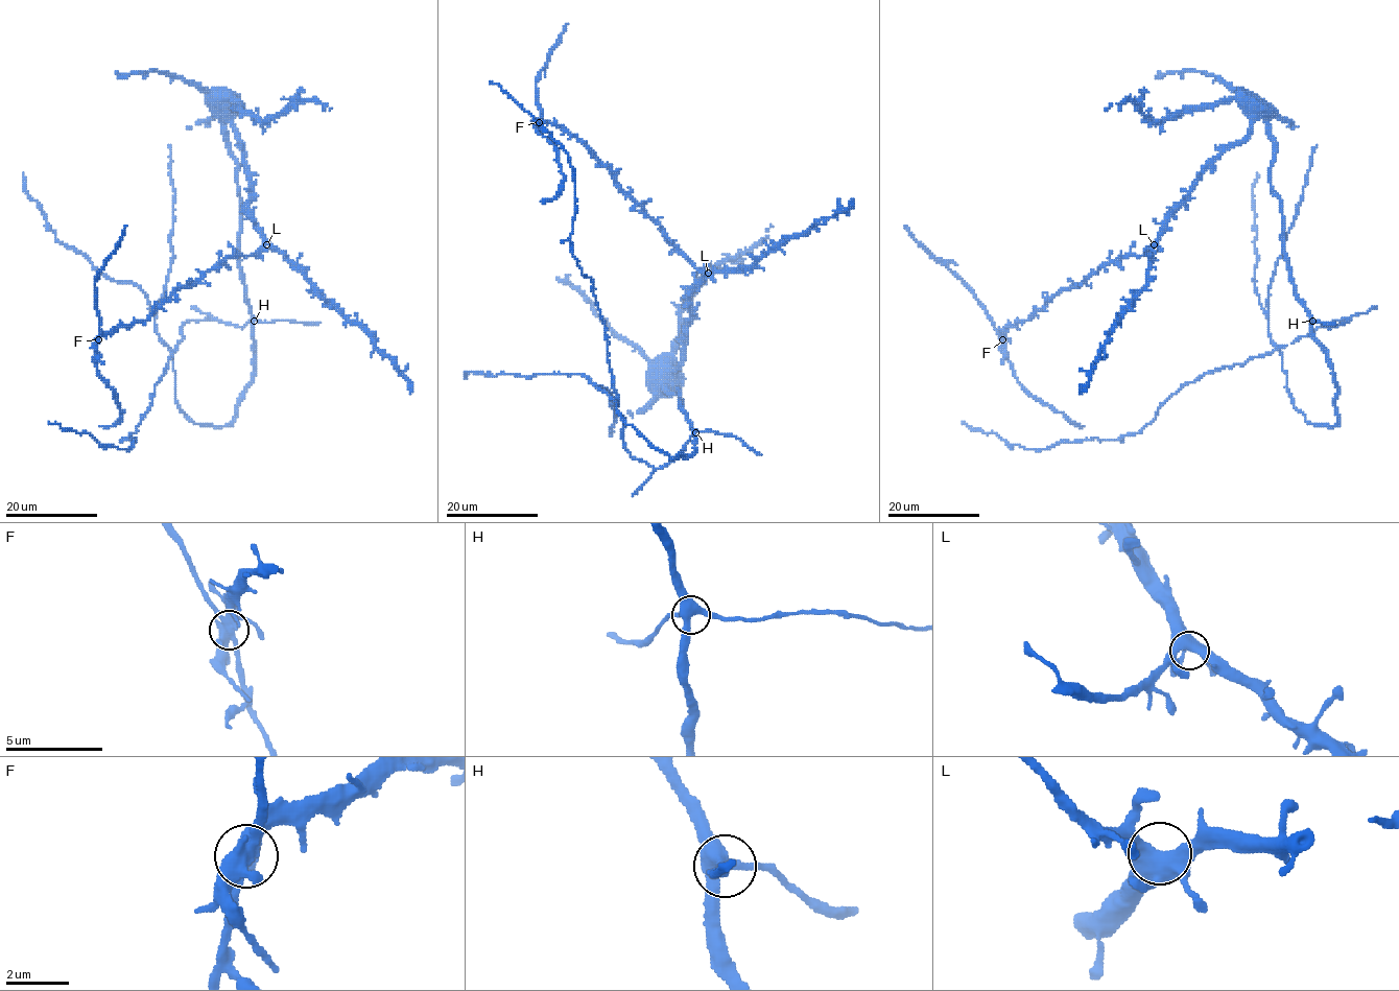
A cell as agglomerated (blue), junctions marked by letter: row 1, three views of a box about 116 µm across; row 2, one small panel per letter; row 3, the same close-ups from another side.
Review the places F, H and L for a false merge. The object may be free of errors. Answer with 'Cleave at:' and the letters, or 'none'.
Cleave at: F

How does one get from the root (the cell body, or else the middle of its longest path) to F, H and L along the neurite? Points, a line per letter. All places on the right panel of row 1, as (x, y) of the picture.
F: (1289, 263), (1270, 126), (1258, 118), (1203, 171), (1145, 254), (1109, 261), (1057, 291), (1002, 340)
H: (1289, 263), (1295, 296), (1312, 321)
L: (1289, 263), (1281, 201), (1271, 186), (1274, 142), (1263, 118), (1210, 163), (1154, 244)

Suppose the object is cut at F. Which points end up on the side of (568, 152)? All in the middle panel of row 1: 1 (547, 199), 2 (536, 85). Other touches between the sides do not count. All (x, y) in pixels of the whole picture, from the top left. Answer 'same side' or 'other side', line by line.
1: other side
2: other side

